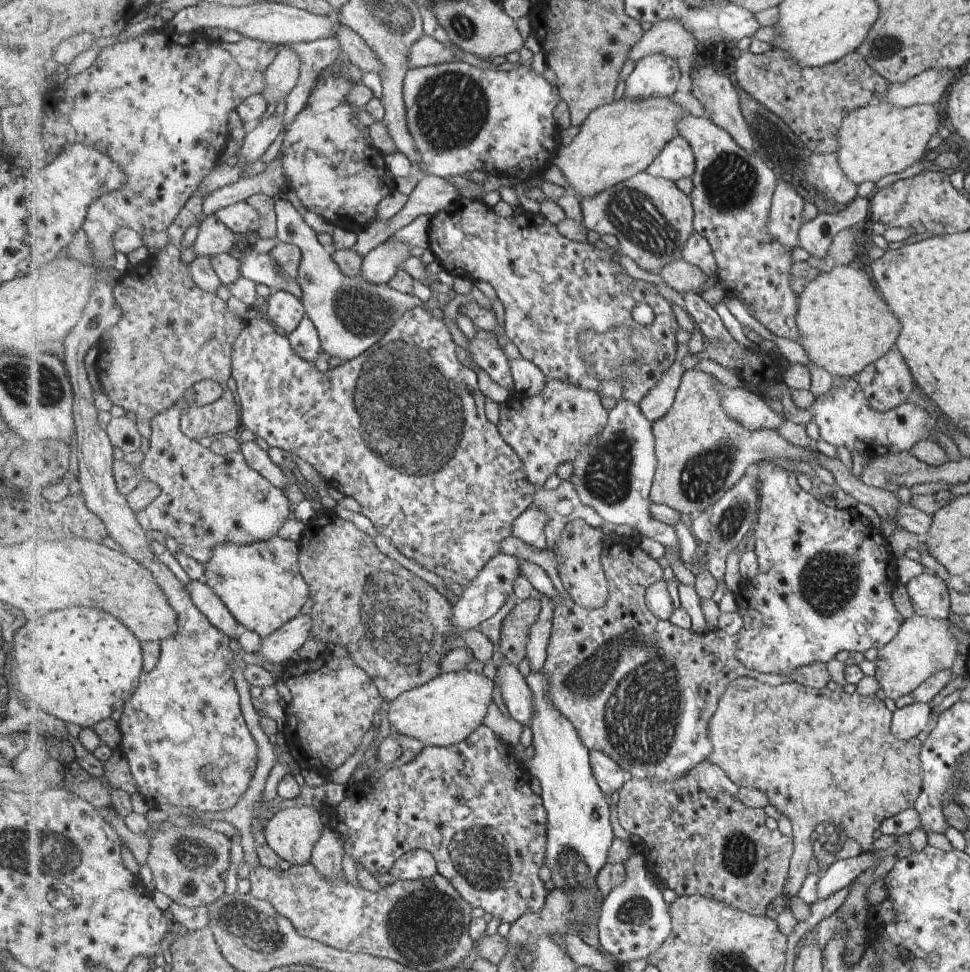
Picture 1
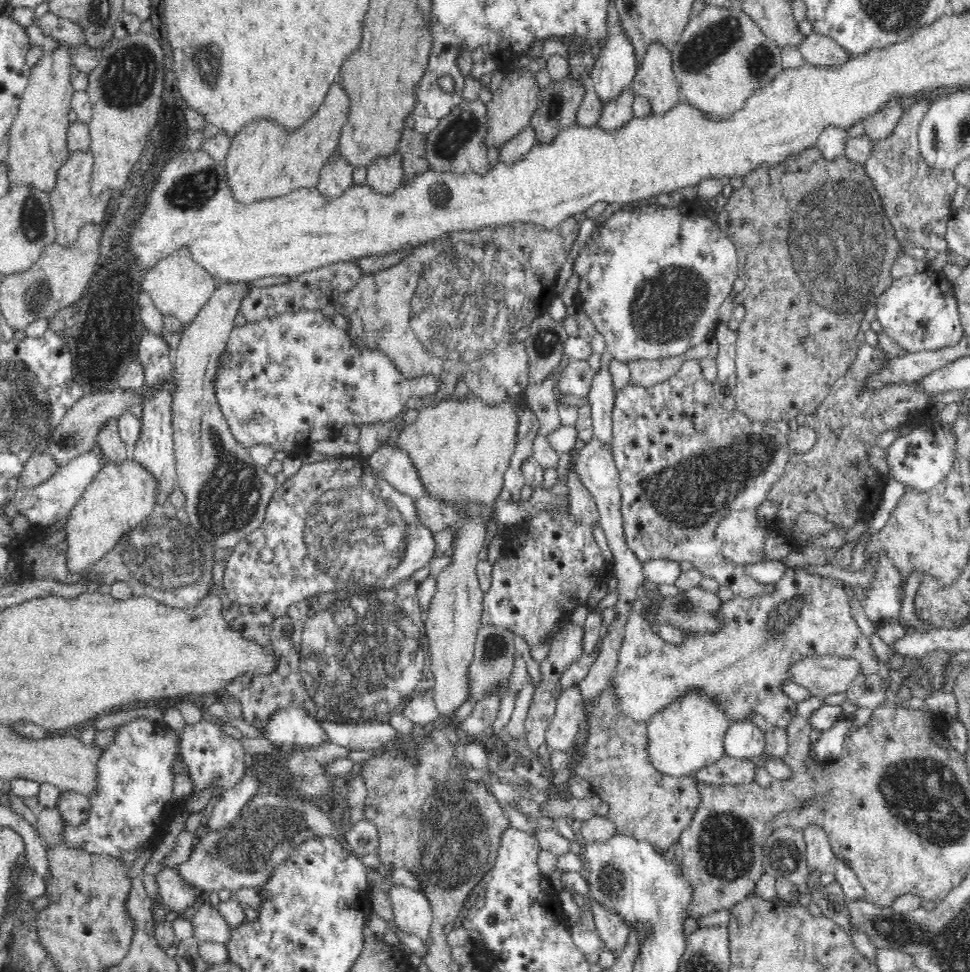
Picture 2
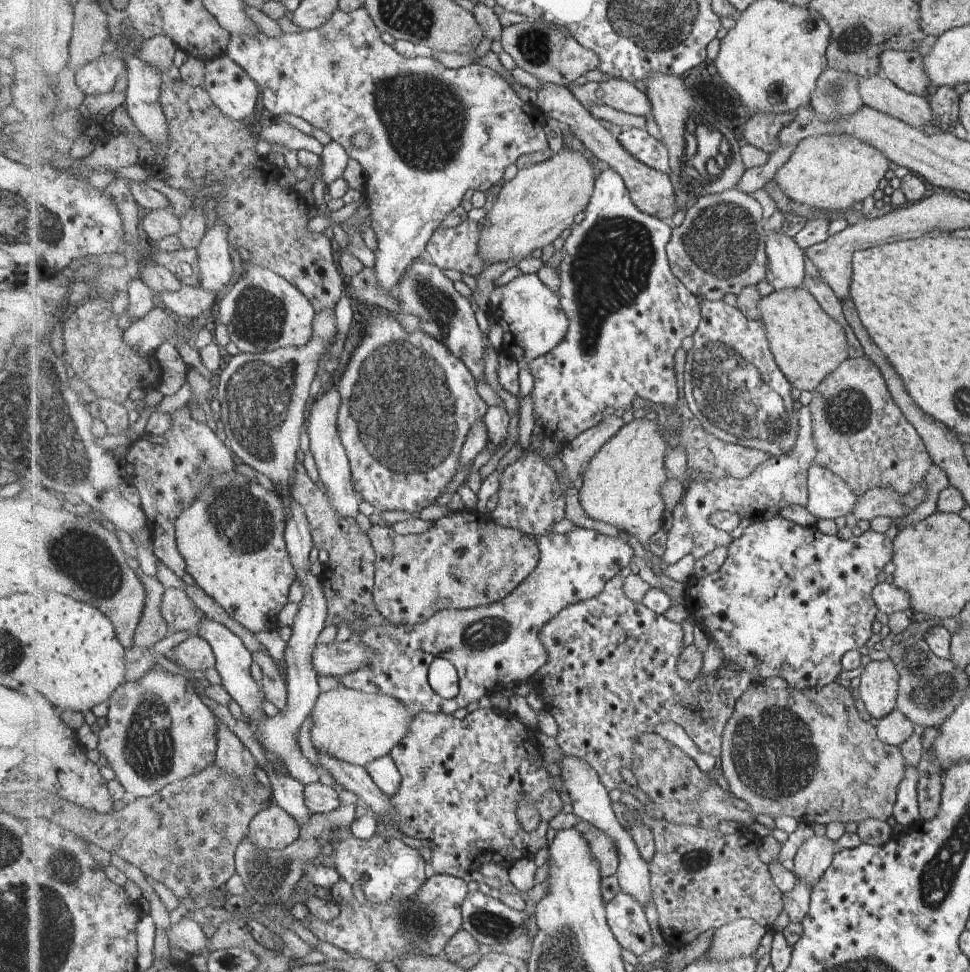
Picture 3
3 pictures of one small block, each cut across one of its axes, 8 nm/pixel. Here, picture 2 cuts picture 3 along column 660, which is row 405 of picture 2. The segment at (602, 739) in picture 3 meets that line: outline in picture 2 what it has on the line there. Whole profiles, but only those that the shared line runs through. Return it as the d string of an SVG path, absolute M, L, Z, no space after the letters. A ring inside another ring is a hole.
M679 370L675 375L664 380L664 382L658 383L650 388L641 386L640 383L634 383L631 381L622 386L620 390L616 390L616 396L614 396L614 406L612 410L612 439L609 442L611 447L611 454L614 458L616 469L618 470L618 482L621 492L620 499L620 514L622 519L622 531L624 531L625 545L636 555L636 558L640 562L652 560L652 559L668 559L672 562L682 562L682 559L686 559L686 562L690 562L694 567L705 571L710 576L713 576L720 585L725 585L731 588L735 595L741 597L749 597L753 594L763 595L762 584L756 582L751 576L745 573L744 567L736 569L736 566L729 560L725 560L721 556L721 543L716 538L715 530L718 524L728 514L739 512L745 512L754 510L757 506L760 506L764 500L768 499L768 494L776 482L778 482L779 476L785 472L787 462L791 457L790 446L788 445L789 434L791 432L789 426L768 426L768 424L762 424L762 430L754 430L754 421L750 422L748 418L739 413L737 409L728 410L720 400L716 398L715 389L710 380L706 380L700 372L696 370L692 376L686 374L686 370Z

